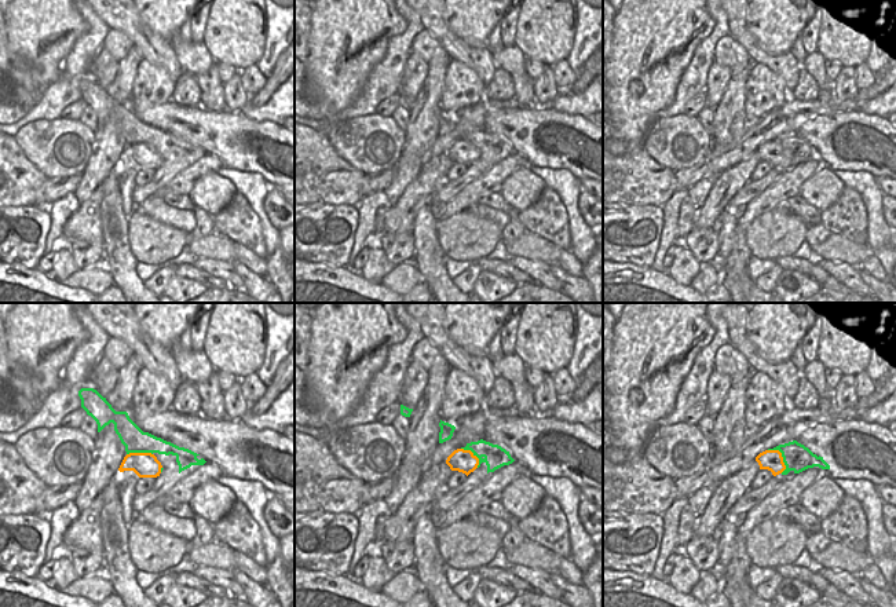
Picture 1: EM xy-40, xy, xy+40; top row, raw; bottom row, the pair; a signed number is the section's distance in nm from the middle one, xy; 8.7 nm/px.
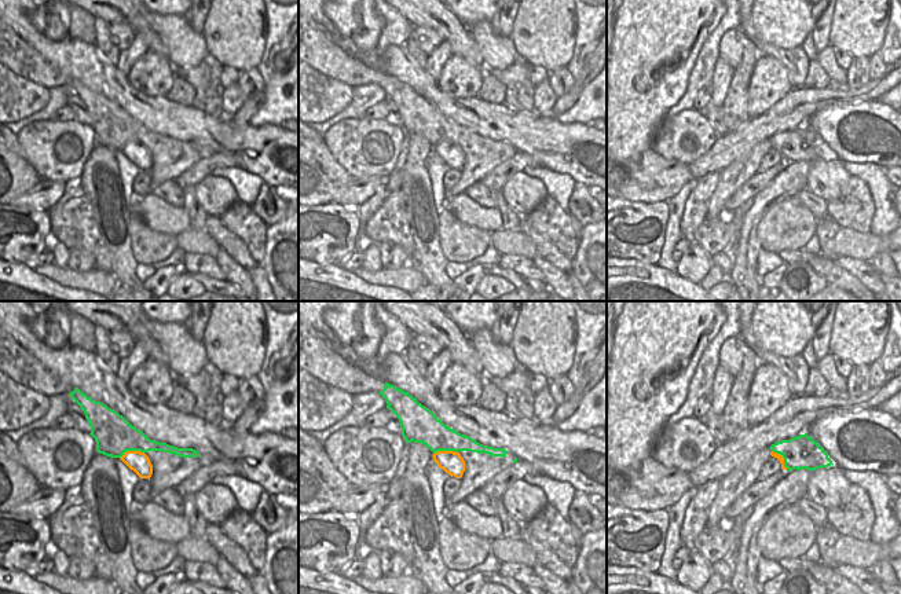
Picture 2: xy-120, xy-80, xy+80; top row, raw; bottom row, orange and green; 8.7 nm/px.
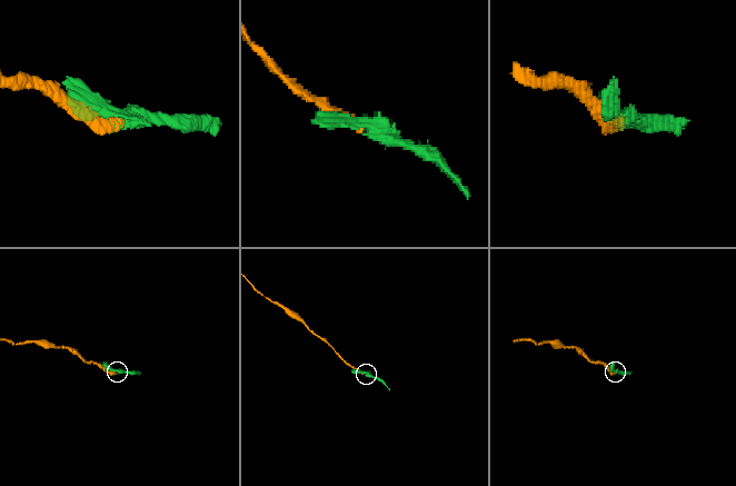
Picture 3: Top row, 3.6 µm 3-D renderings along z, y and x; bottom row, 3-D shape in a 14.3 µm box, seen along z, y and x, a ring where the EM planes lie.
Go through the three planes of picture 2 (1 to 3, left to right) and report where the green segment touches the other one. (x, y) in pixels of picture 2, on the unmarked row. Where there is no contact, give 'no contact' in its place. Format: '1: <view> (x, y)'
1: xy-120 (131, 143)
2: xy-80 (444, 143)
3: xy+80 (783, 150)

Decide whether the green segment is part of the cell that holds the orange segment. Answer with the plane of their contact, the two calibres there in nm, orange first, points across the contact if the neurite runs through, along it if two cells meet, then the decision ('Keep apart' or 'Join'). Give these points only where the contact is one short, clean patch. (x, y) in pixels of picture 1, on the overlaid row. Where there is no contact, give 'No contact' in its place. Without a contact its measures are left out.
Touches orange in xy+40. Thickness 180 nm (orange) against 240 nm. Join.

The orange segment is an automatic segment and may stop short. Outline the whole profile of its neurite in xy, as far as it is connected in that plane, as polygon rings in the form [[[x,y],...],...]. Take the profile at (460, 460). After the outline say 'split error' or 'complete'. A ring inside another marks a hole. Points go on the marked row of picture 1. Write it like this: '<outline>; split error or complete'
[[[483,439],[467,443],[465,447],[454,450],[446,460],[451,471],[458,471],[467,476],[480,467],[482,462],[487,465],[487,473],[512,464],[515,460],[509,451],[498,445],[493,445]]]; split error

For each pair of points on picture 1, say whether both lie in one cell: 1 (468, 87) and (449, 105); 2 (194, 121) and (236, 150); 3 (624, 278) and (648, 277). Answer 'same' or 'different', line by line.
1: same
2: same
3: same

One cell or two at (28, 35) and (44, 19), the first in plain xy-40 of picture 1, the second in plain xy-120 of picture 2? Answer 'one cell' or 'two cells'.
one cell

